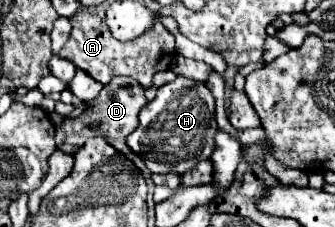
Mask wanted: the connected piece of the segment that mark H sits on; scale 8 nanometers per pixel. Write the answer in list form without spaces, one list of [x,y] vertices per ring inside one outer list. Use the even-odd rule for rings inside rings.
[[[177,75],[175,81],[161,85],[157,97],[139,113],[139,127],[127,137],[127,145],[145,161],[151,173],[185,173],[201,159],[209,159],[209,149],[215,149],[215,99],[205,83]],[[167,147],[185,149],[167,149]]]

